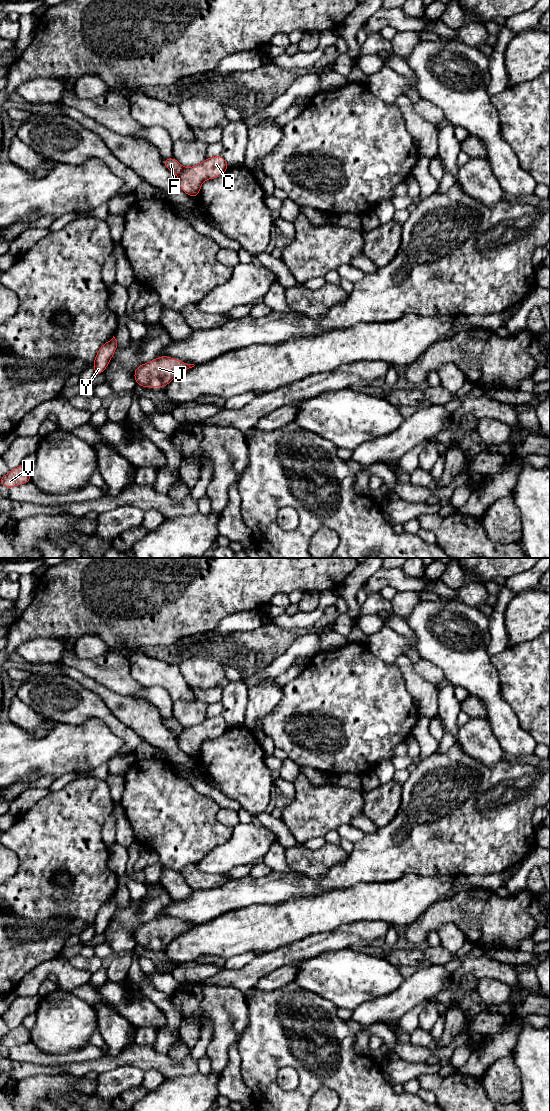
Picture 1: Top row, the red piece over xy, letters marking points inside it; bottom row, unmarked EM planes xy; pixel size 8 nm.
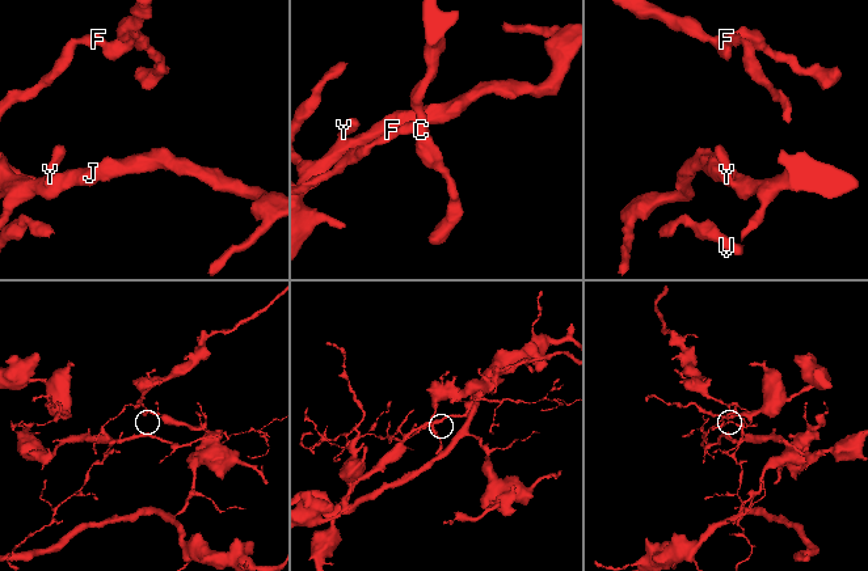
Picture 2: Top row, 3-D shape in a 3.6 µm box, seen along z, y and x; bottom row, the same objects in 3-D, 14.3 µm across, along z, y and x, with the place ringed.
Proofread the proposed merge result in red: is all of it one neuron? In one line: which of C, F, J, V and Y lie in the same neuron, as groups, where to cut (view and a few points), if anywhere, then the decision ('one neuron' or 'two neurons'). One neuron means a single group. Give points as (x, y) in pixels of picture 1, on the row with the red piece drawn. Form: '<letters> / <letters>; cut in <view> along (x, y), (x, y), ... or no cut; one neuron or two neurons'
C / F J V Y; cut in xy along (184, 168), (178, 174); two neurons

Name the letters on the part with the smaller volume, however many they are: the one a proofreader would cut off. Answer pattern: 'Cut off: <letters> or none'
Cut off: C

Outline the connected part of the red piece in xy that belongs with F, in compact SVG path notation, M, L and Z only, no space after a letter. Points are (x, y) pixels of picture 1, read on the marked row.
M174 157L170 159L163 158L163 163L170 172L173 171L176 175L179 175L184 169L184 167Z

